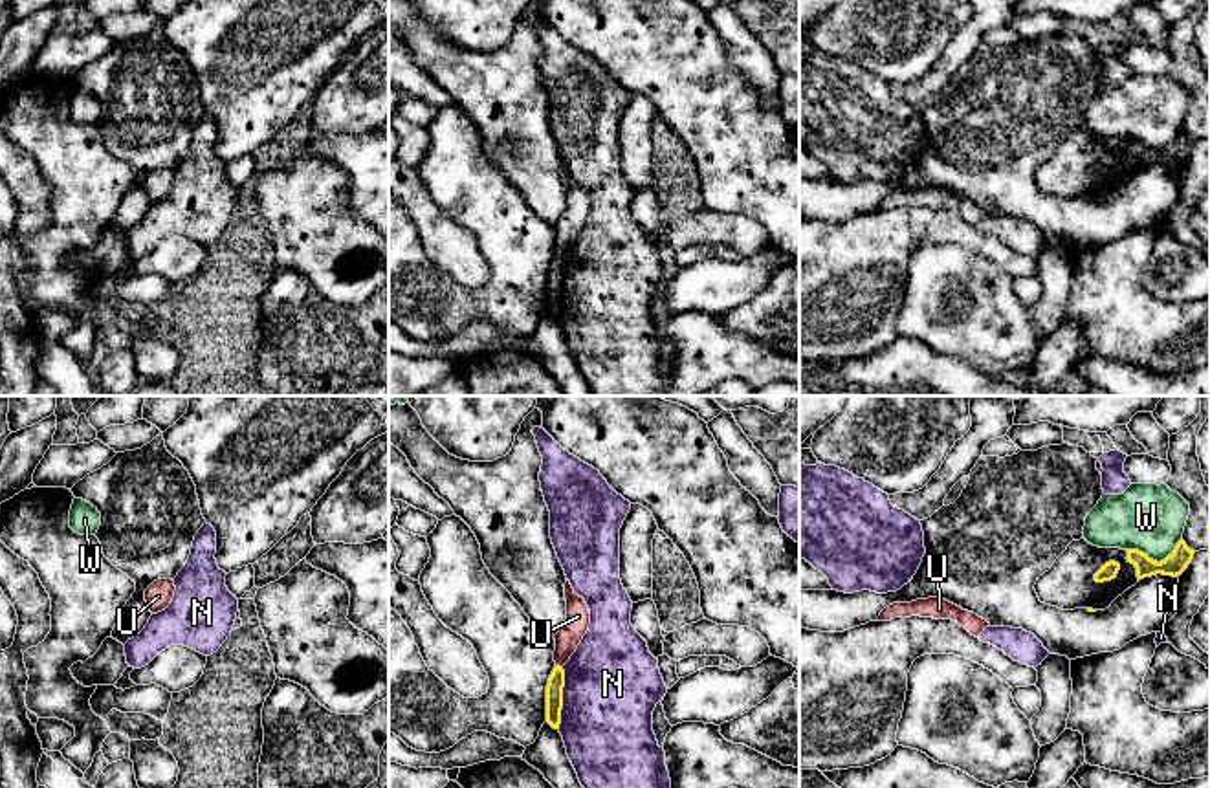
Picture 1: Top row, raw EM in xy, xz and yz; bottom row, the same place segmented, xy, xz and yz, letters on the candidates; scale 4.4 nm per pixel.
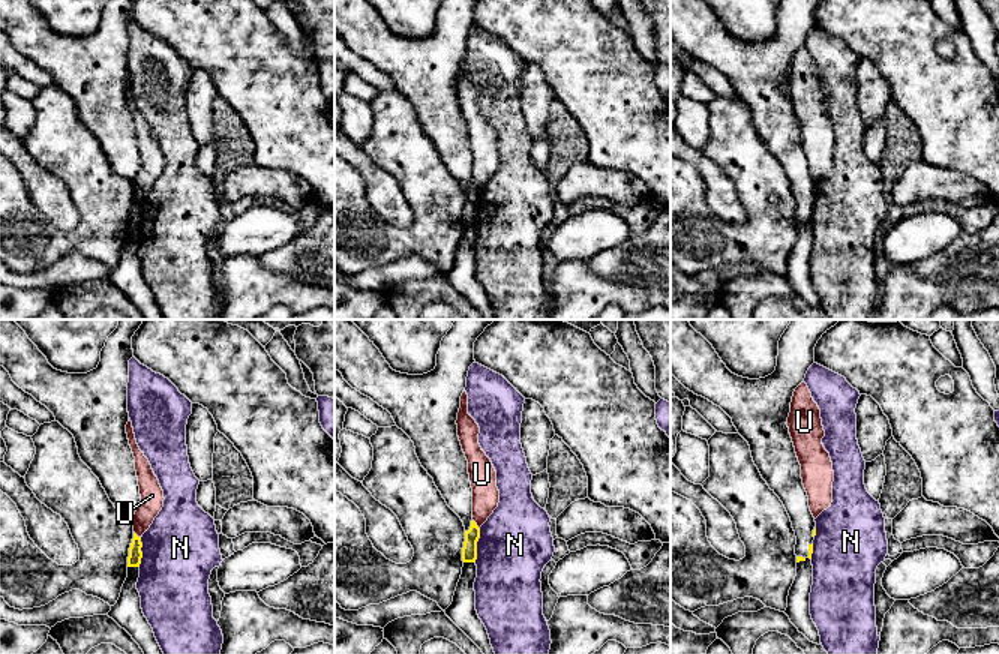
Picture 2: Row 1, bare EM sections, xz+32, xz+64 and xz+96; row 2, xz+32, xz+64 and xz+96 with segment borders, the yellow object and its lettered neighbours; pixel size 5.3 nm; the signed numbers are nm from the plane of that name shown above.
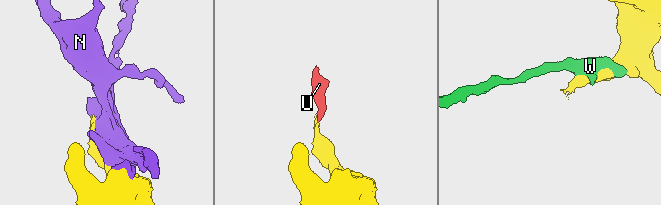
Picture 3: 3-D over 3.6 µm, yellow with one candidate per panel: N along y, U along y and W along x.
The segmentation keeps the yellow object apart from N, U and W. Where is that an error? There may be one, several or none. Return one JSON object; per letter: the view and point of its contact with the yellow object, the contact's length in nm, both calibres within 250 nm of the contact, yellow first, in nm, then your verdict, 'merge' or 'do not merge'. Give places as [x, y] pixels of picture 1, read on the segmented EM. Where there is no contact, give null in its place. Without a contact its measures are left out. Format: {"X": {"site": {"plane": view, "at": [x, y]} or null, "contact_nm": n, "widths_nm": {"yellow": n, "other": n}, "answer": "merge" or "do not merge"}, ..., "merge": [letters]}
{"N": {"site": {"plane": "xz", "at": [561, 699]}, "contact_nm": 280, "widths_nm": {"yellow": 80, "other": 420}, "answer": "do not merge"}, "U": {"site": {"plane": "xz", "at": [558, 666]}, "contact_nm": 40, "widths_nm": {"yellow": 80, "other": 110}, "answer": "do not merge"}, "W": {"site": {"plane": "yz", "at": [1155, 561]}, "contact_nm": 260, "widths_nm": {"yellow": 100, "other": 300}, "answer": "do not merge"}, "merge": []}

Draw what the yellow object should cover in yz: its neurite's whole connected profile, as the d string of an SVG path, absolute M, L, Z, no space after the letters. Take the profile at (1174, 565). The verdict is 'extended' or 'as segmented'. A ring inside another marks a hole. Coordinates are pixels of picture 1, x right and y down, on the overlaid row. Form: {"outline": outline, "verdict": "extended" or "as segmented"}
{"outline": "M1182 539L1177 542L1173 553L1160 563L1150 559L1146 553L1138 550L1126 550L1126 552L1128 563L1131 563L1137 568L1138 581L1157 574L1177 577L1188 568L1195 553L1186 546Z", "verdict": "as segmented"}

